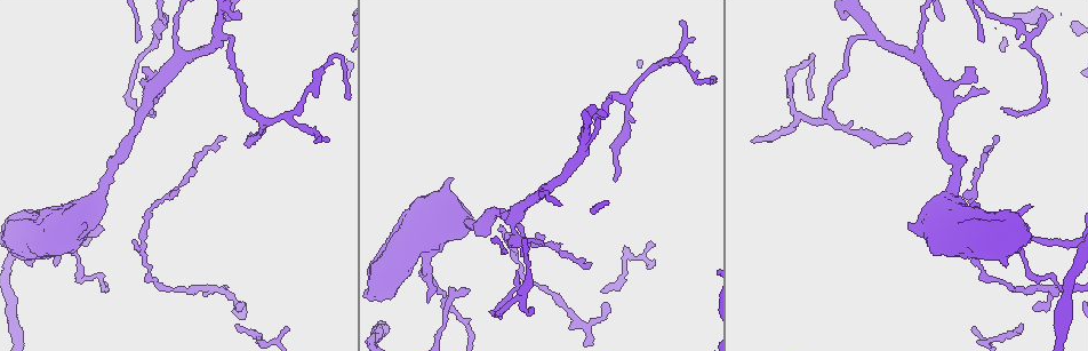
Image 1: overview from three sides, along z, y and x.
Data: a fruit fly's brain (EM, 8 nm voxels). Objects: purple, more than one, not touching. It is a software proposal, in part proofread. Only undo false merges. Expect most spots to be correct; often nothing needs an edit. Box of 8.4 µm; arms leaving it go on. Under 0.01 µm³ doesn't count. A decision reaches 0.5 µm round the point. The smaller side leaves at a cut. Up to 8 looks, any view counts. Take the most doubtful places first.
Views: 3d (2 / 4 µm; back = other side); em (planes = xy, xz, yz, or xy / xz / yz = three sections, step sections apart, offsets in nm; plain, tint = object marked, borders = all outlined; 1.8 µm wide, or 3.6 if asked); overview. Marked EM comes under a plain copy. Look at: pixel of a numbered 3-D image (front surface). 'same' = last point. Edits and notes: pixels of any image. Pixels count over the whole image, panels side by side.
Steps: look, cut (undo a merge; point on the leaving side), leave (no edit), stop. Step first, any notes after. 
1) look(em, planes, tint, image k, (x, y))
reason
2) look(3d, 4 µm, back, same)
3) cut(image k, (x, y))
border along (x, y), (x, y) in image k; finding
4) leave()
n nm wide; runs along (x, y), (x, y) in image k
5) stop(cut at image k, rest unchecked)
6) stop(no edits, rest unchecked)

look(3d, 4 µm, image 1, (151, 91))
calibre changes

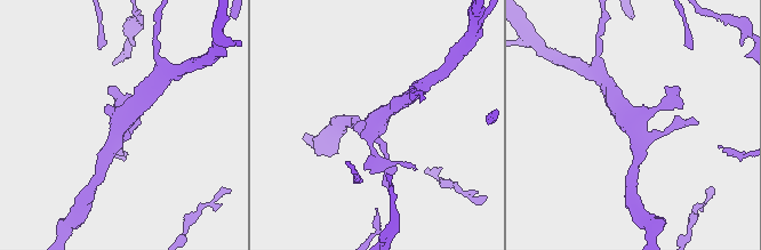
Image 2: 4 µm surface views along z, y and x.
look(em, planes, tint, image 2, (119, 123))

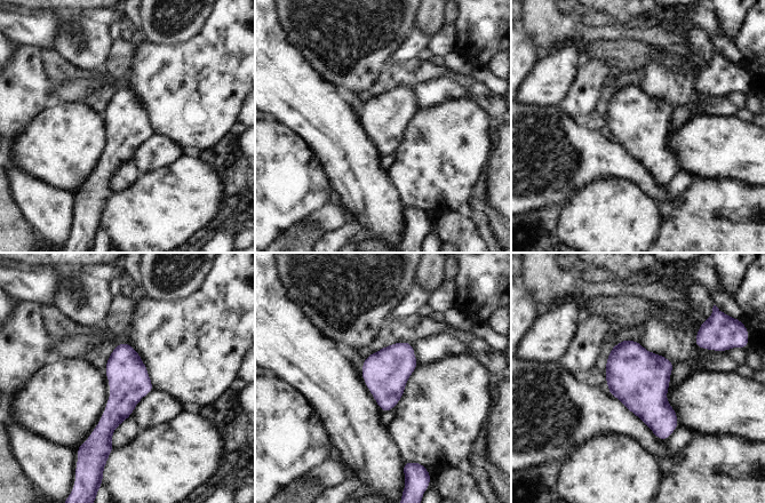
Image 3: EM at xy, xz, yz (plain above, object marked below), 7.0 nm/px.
leave()
one cell here

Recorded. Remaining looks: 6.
look(em, planes, tint, image 1, (427, 271))
sudden change in width

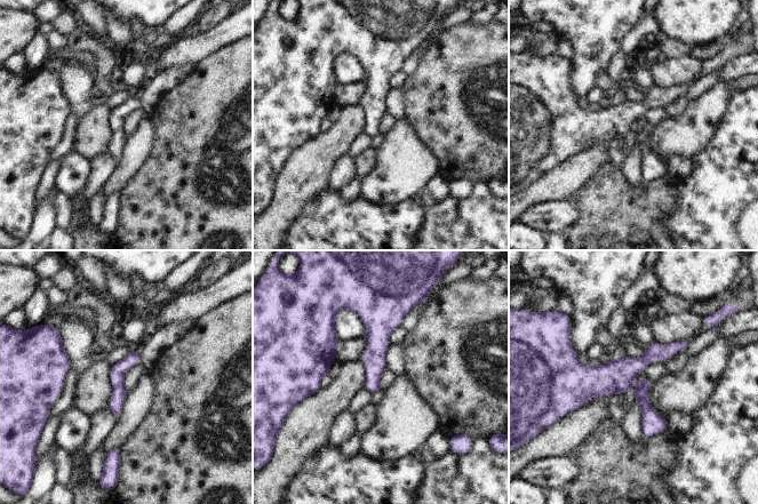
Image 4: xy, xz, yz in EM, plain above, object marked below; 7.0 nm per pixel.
leave()
continuous, no second cell

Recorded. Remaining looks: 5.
look(3d, 2 µm, image 1, (798, 116))
two arms in line, one across

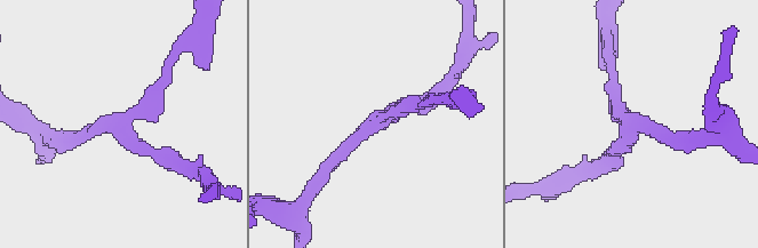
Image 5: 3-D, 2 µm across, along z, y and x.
look(em, yz, step 8, tint, image 5, (632, 127))

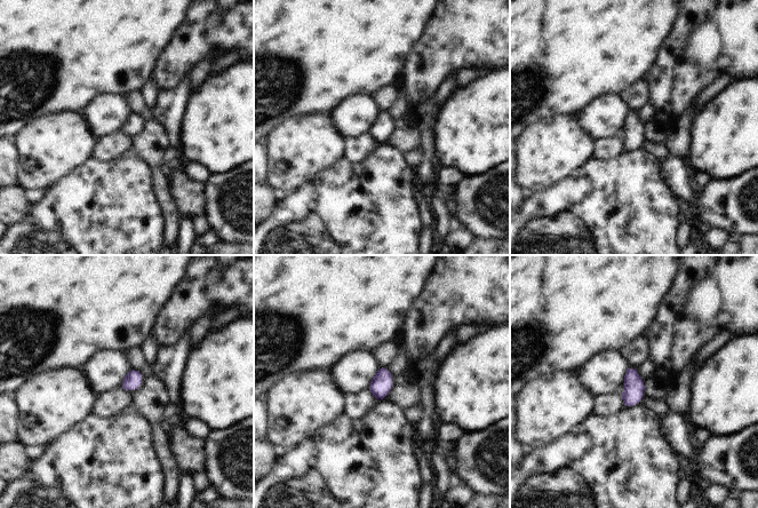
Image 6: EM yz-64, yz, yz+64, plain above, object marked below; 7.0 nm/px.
look(em, xy, step 8, tint, same)

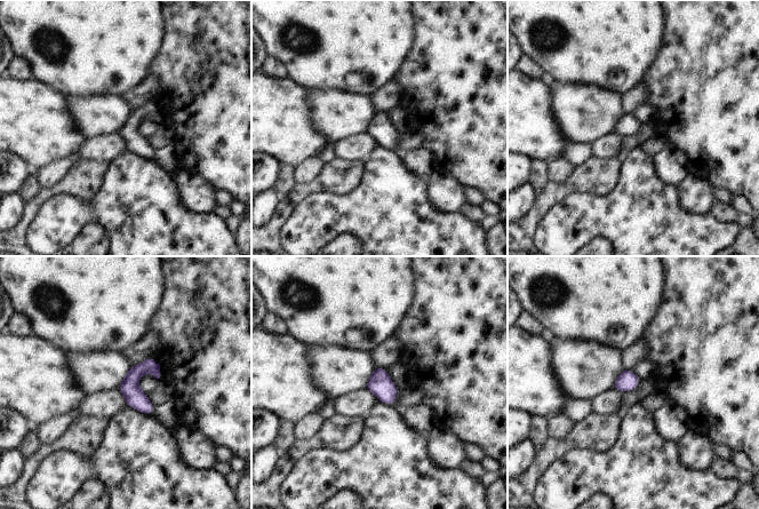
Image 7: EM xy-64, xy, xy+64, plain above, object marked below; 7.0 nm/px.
leave()
continuous, no second cell

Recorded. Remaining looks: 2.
stop(no edits, rest unchecked)

